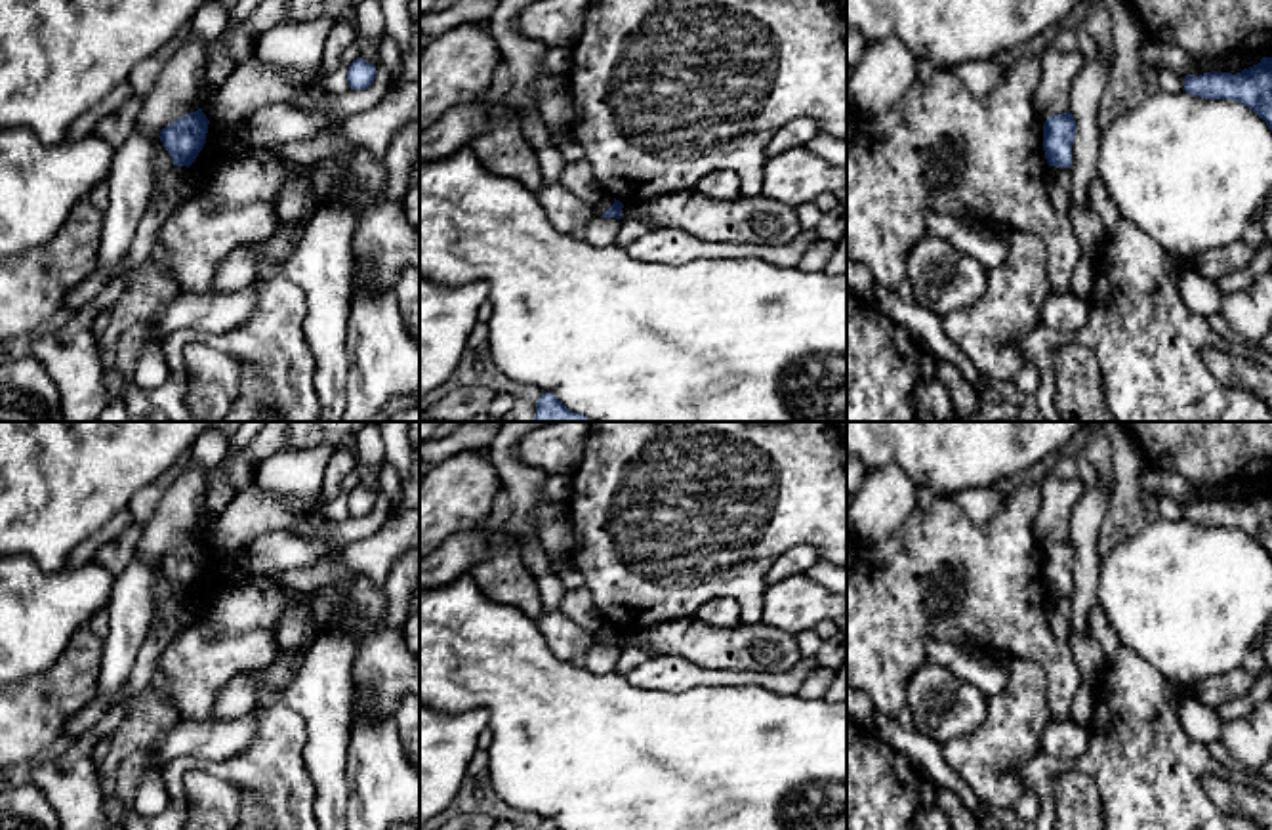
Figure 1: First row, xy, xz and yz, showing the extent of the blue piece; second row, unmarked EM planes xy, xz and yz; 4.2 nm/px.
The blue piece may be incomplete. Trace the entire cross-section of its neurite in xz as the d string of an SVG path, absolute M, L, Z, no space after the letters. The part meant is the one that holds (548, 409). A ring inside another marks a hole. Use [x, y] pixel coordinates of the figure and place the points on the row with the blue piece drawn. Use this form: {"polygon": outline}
{"polygon": "M544 391L536 403L534 422L591 422L584 414L568 410L553 393Z"}

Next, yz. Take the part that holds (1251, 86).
{"polygon": "M1262 57L1257 65L1236 74L1188 74L1182 90L1203 99L1230 99L1243 103L1257 113L1272 132L1272 57Z"}

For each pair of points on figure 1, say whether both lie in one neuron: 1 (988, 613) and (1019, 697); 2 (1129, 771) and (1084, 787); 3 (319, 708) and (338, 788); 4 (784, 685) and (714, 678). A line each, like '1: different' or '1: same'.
1: different
2: different
3: same
4: same

